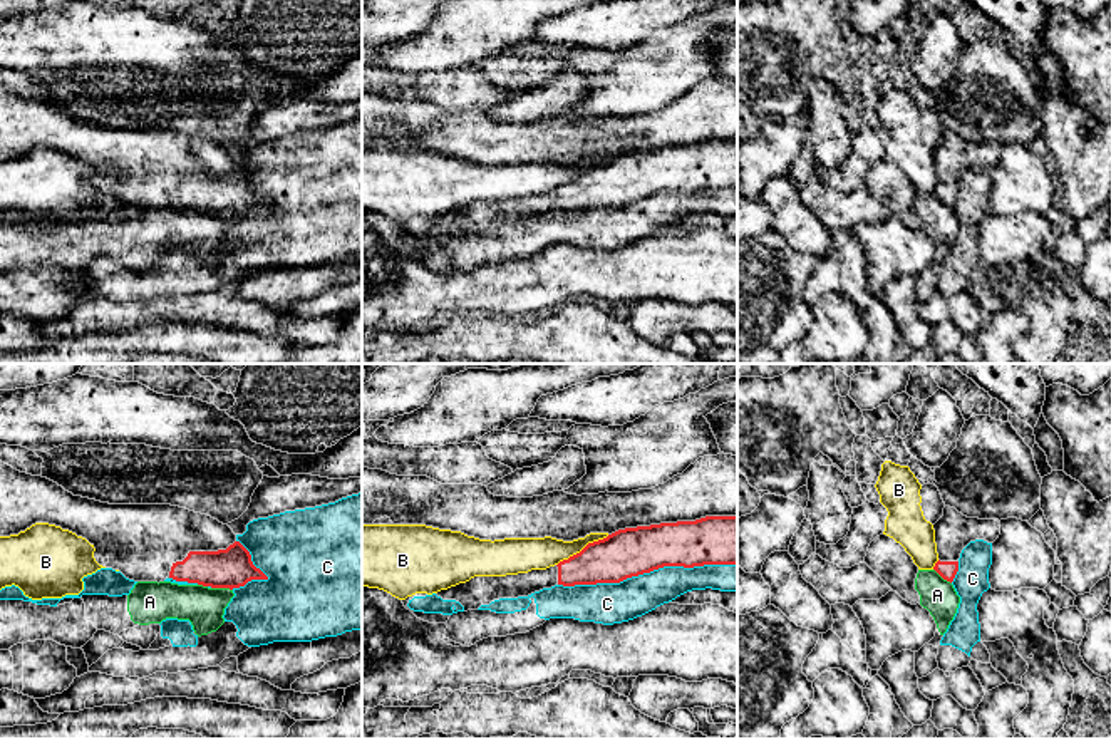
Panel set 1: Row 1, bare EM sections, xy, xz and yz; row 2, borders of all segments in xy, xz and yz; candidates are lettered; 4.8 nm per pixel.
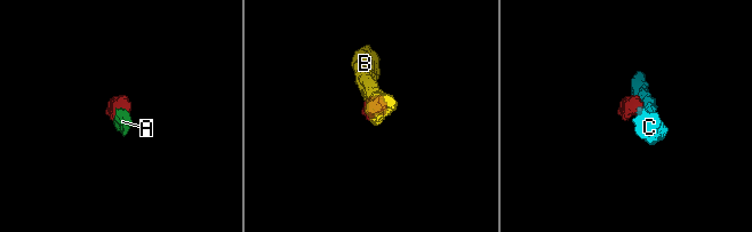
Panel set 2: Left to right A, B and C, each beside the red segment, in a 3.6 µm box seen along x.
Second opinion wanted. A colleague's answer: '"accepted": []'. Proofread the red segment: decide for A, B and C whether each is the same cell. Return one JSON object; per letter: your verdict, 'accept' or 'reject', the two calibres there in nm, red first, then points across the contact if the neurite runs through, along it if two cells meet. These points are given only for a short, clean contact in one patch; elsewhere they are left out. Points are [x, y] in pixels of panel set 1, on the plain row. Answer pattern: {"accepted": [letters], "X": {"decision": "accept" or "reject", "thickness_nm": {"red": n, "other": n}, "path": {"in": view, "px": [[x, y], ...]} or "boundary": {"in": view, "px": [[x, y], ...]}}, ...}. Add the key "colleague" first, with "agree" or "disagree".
{"colleague": "agree", "accepted": [], "A": {"decision": "reject", "thickness_nm": {"red": 190, "other": 190}}, "B": {"decision": "reject", "thickness_nm": {"red": 240, "other": 160}}, "C": {"decision": "reject", "thickness_nm": {"red": 240, "other": 200}}}

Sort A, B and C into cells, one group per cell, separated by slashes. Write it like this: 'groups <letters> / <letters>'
groups A / B / C

